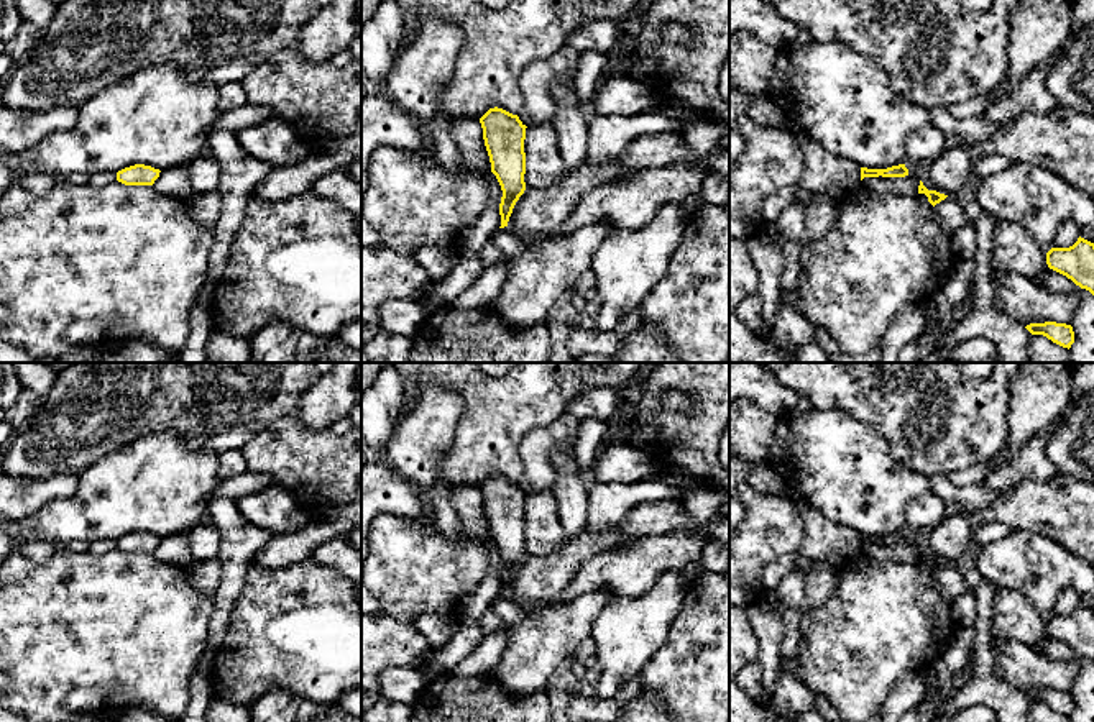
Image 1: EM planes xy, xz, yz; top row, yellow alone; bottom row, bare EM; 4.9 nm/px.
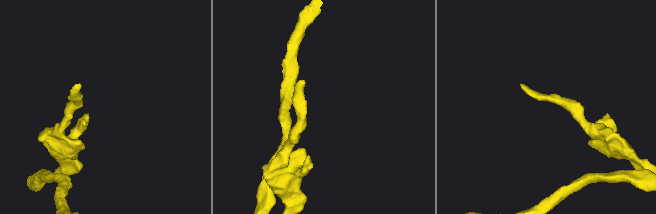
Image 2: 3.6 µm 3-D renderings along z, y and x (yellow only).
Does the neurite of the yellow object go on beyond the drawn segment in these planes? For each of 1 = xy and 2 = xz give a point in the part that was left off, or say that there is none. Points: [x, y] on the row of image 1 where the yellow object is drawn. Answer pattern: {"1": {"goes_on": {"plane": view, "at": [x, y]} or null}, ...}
{"1": {"goes_on": null}, "2": {"goes_on": null}}

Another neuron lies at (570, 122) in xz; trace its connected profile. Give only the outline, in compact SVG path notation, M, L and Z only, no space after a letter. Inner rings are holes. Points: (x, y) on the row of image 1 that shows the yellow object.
M560 84L554 90L557 112L552 125L557 131L558 151L567 169L586 162L588 112L577 97L575 87Z

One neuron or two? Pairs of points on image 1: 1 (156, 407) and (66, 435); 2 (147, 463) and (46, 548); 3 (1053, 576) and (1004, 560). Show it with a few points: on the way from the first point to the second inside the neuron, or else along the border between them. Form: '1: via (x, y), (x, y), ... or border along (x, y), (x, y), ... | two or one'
1: via (133, 409), (92, 409), (89, 412) | one
2: border along (33, 532), (56, 545) | two
3: via (1042, 568), (1029, 562), (1015, 562) | one

